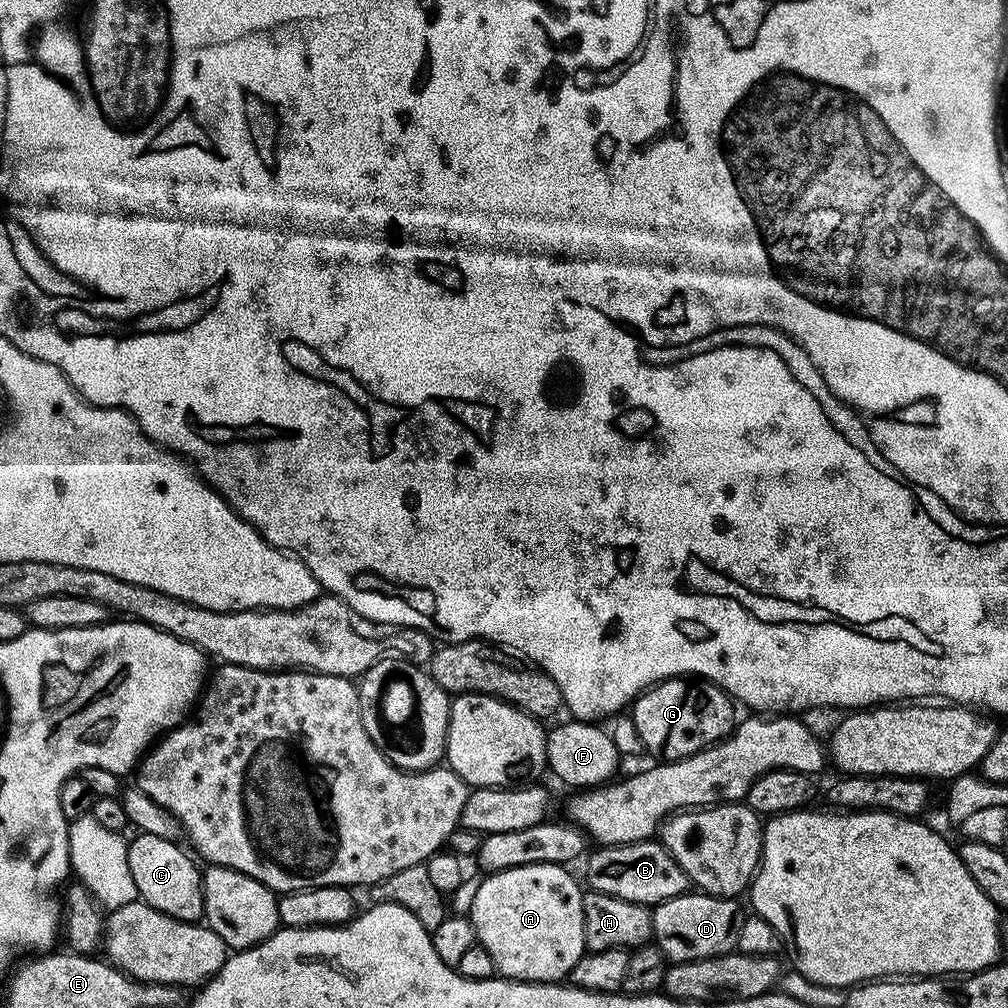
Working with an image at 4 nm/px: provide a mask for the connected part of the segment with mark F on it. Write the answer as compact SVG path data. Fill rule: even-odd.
M575 718L569 724L560 724L547 733L546 765L547 771L553 772L572 790L584 790L589 786L603 786L617 775L616 767L622 763L622 757L614 742L610 742L610 734L599 723L585 722Z

